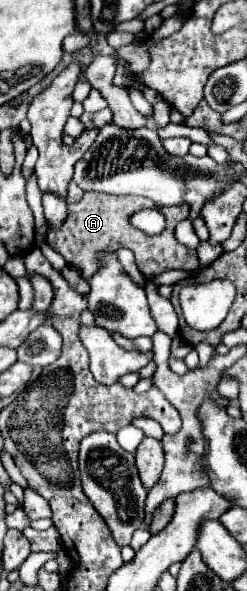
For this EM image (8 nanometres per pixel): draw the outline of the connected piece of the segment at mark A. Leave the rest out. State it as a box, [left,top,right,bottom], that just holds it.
[47,191,199,279]

